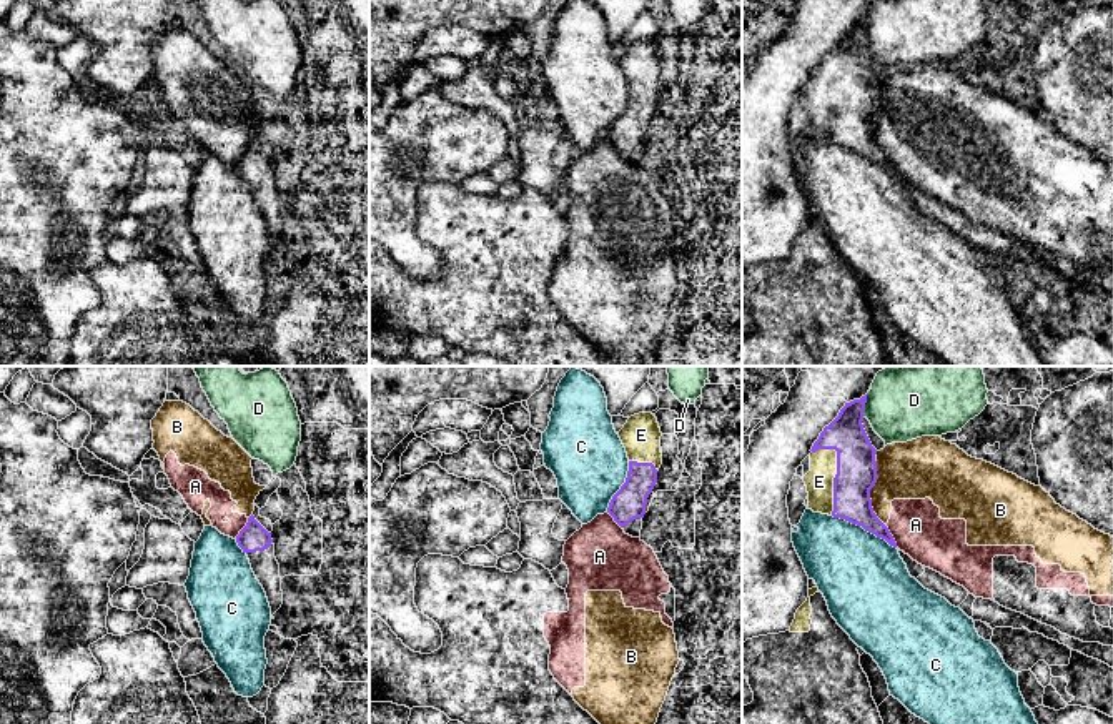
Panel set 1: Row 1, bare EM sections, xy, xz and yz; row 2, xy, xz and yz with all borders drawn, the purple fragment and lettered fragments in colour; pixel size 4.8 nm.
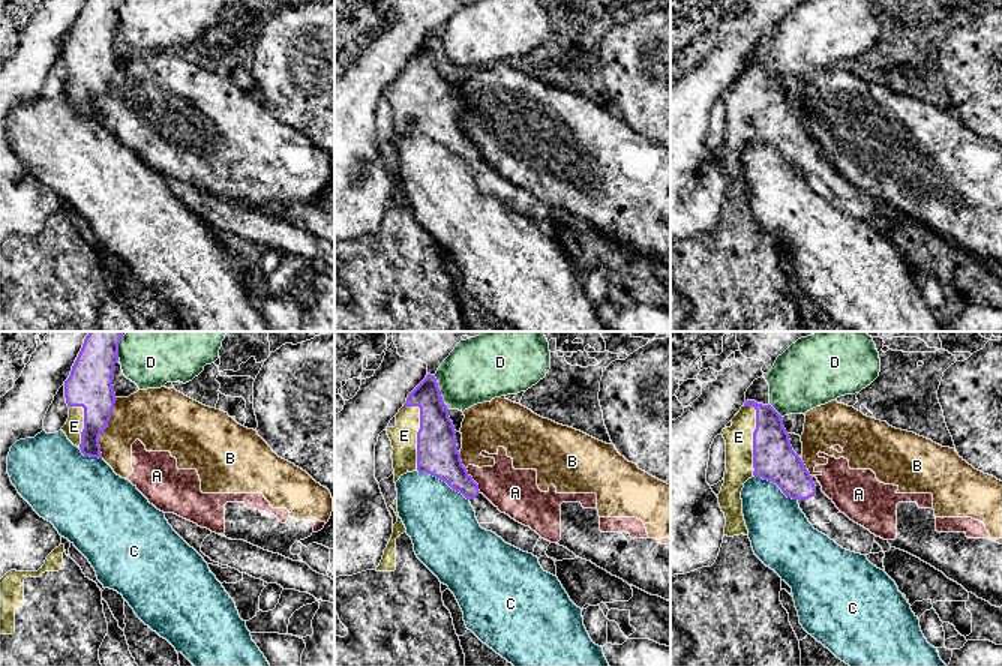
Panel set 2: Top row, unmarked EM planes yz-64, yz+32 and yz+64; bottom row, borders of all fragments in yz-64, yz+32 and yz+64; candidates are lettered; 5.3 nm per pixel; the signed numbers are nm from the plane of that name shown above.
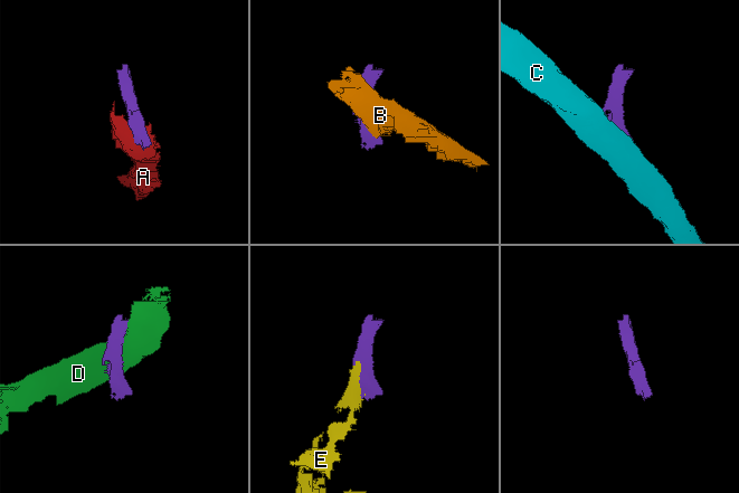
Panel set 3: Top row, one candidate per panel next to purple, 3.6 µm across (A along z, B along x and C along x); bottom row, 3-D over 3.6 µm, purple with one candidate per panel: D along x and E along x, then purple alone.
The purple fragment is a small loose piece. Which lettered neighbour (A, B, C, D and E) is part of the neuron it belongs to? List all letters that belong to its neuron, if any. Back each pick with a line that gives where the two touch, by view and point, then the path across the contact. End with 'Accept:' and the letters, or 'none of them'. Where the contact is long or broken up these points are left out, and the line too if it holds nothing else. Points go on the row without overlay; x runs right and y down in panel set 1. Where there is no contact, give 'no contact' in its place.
E: yz (835, 102)
Accept: E

